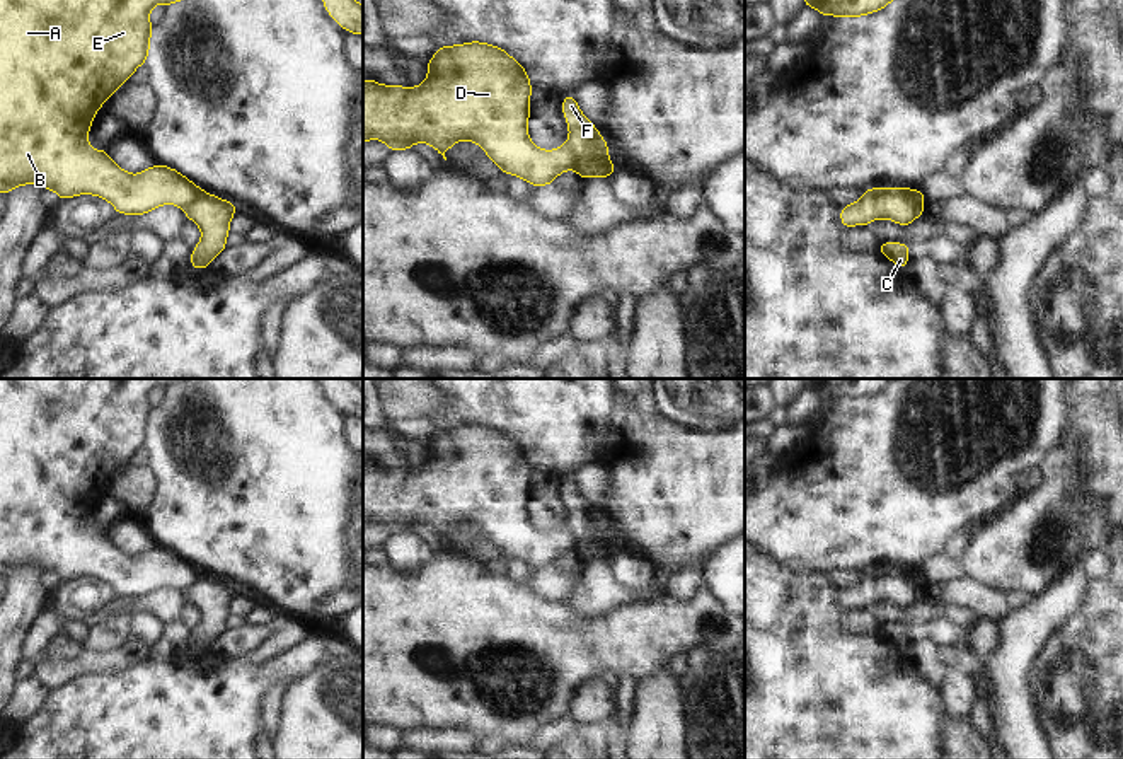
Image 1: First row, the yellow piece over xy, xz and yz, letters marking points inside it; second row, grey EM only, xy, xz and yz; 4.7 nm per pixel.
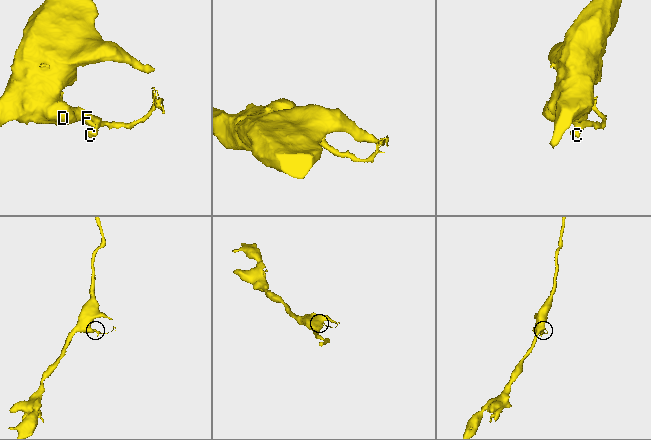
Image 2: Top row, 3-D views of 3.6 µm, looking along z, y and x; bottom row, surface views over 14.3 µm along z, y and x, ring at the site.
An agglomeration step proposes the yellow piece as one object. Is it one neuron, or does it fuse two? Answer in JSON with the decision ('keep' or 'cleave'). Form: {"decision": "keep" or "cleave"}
{"decision": "cleave"}

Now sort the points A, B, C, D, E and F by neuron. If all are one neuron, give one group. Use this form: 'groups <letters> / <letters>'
groups A B D E / C F

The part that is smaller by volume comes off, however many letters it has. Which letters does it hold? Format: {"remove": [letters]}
{"remove": ["C", "F"]}

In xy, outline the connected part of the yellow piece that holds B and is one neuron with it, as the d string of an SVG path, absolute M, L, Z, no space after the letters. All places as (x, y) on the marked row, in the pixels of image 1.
M0 0L0 194L7 194L14 188L26 184L41 184L44 189L55 191L61 201L80 194L94 194L109 201L118 215L124 213L130 217L145 215L160 205L176 205L186 210L201 196L203 189L172 167L155 164L140 174L130 174L109 157L106 148L95 150L89 145L89 130L92 128L95 113L111 94L124 82L130 82L130 77L140 65L147 63L150 36L153 32L153 26L150 24L152 9L157 3L169 7L176 2L179 0Z

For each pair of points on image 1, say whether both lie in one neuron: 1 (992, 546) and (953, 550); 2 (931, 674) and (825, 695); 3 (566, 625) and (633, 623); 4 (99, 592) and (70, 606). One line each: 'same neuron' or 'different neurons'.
1: different neurons
2: different neurons
3: same neuron
4: same neuron

